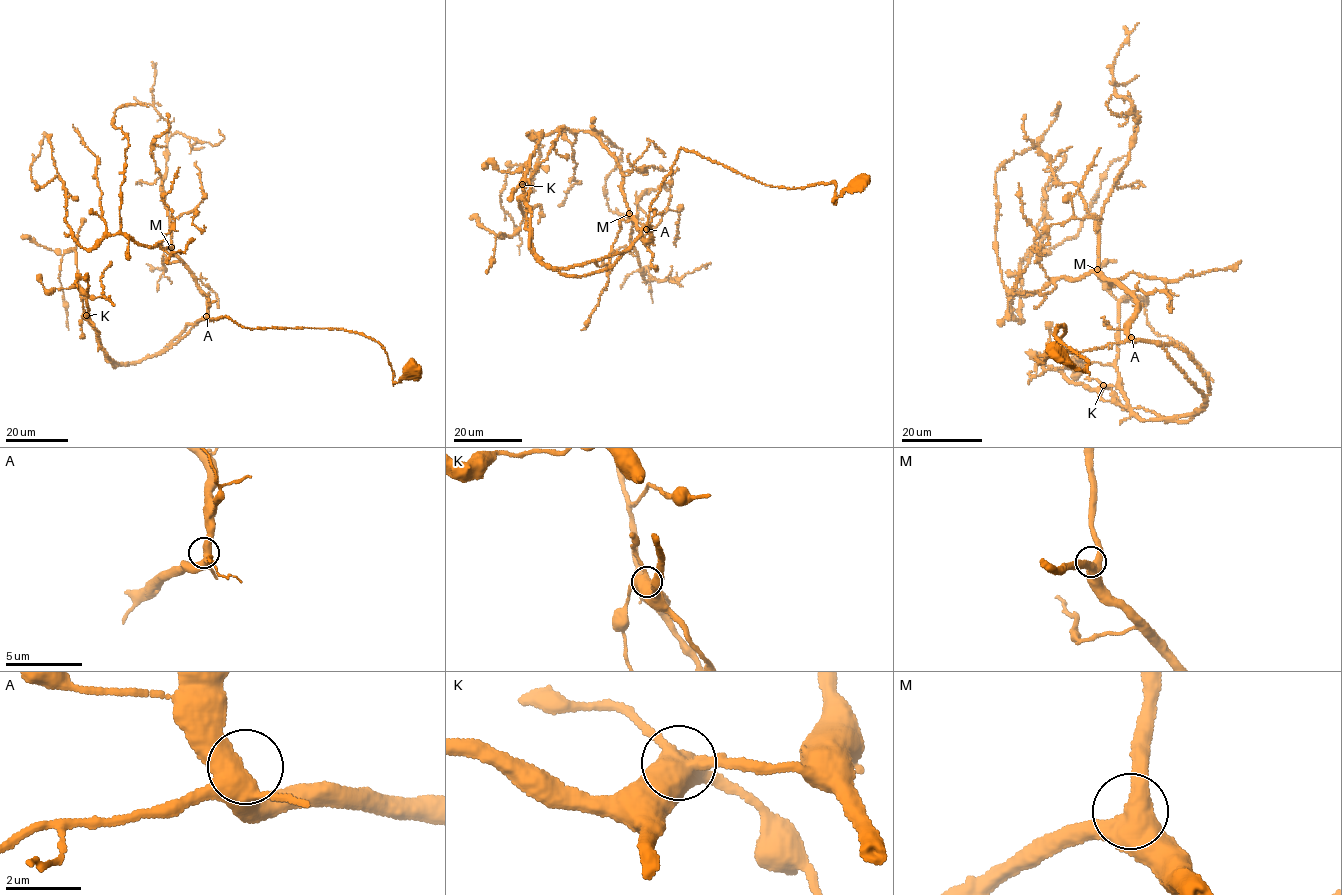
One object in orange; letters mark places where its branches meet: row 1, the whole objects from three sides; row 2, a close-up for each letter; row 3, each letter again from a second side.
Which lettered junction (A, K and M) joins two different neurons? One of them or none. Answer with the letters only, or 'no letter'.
no letter

